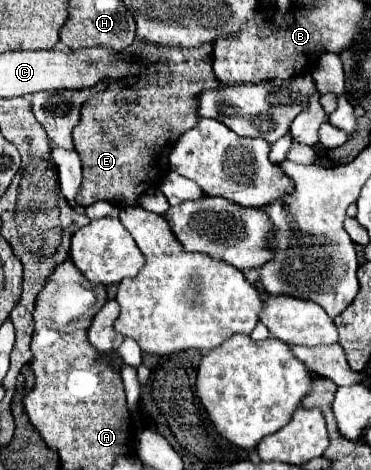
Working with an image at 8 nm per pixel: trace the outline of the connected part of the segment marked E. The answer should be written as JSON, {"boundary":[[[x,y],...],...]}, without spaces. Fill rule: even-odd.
{"boundary":[[[139,43],[133,51],[135,61],[139,61],[141,71],[125,79],[109,81],[107,89],[91,95],[81,107],[81,119],[73,129],[75,151],[83,163],[83,183],[79,187],[75,203],[87,207],[95,201],[111,201],[117,207],[137,205],[137,197],[145,191],[155,189],[161,179],[169,173],[169,151],[173,149],[177,137],[191,129],[197,117],[197,95],[203,89],[217,89],[221,83],[213,75],[213,43],[201,47],[165,47],[159,43]]]}

